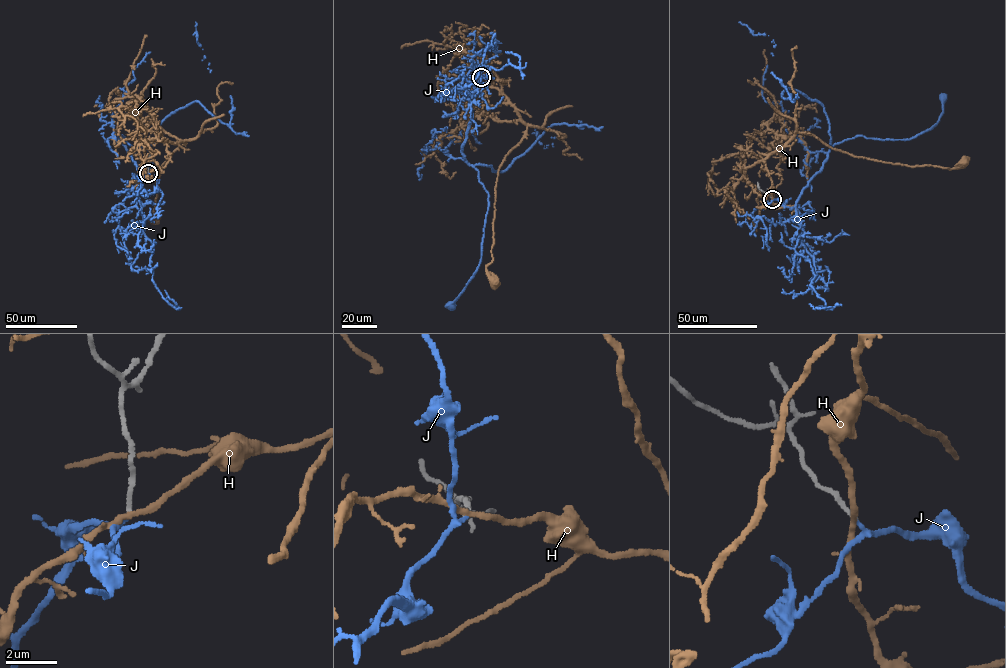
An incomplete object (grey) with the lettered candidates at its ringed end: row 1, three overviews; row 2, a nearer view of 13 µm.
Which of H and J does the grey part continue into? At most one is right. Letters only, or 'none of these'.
J

